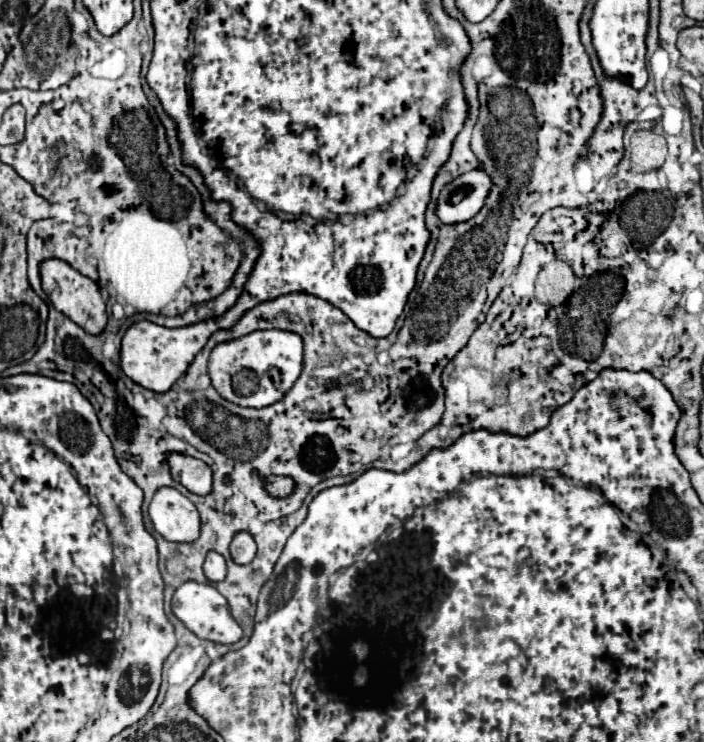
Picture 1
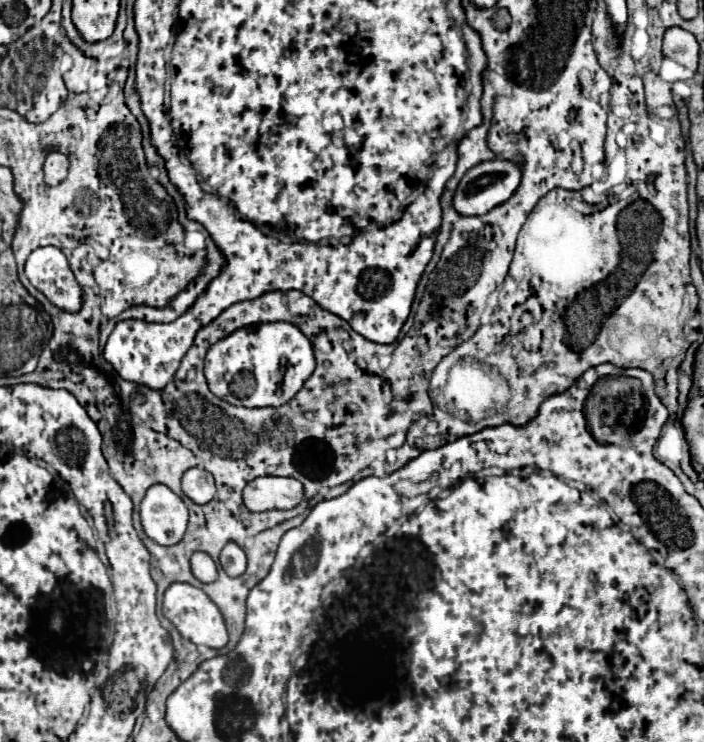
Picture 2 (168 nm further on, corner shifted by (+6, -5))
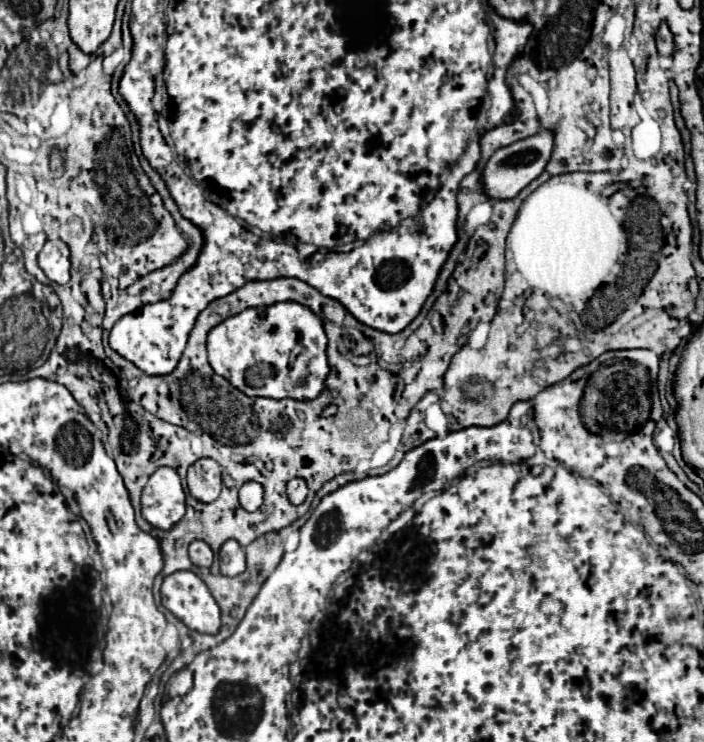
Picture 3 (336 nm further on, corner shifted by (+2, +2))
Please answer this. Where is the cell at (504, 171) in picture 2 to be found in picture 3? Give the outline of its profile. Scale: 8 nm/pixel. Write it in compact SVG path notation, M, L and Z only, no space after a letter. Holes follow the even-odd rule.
M541 131L533 137L511 143L509 147L497 149L487 161L479 179L483 185L483 193L491 199L513 199L523 187L527 187L533 179L537 179L537 175L541 175L545 163L549 161L551 147L553 147L553 135L549 135L549 131Z

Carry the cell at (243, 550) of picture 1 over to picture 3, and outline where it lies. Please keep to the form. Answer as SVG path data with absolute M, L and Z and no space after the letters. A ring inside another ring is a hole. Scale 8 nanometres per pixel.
M229 539L221 547L219 559L221 559L221 573L223 575L233 577L233 575L239 575L245 571L245 551L235 539Z

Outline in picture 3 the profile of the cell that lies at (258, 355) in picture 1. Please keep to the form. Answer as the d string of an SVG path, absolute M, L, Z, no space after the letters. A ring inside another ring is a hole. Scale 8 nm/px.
M275 303L267 309L247 309L219 323L209 331L207 339L213 371L247 397L291 397L301 401L315 399L323 389L325 375L329 373L325 347L327 337L321 319L299 303Z

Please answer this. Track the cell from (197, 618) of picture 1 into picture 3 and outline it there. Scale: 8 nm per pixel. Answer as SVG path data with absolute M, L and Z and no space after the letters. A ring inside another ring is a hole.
M177 571L165 577L161 603L193 631L217 635L221 629L219 605L193 571Z

